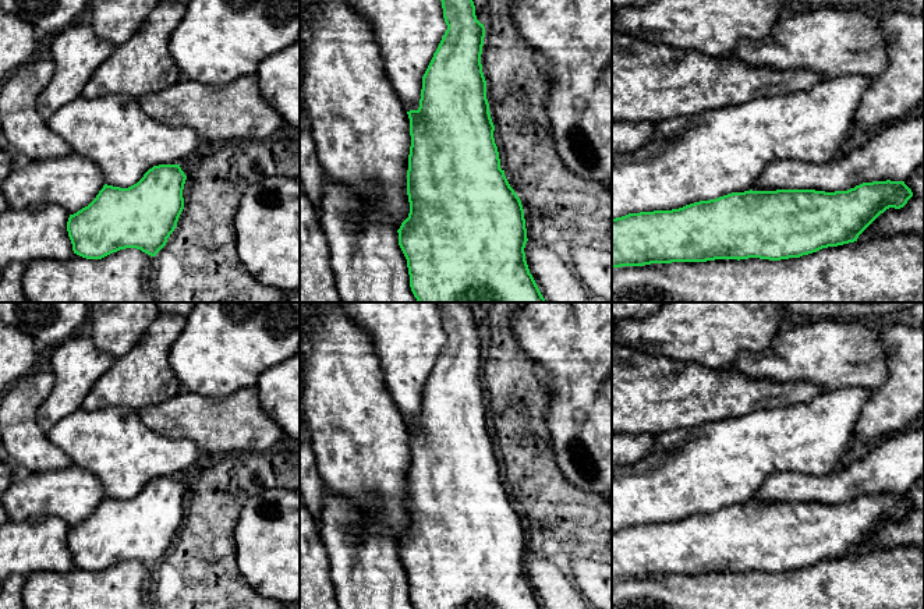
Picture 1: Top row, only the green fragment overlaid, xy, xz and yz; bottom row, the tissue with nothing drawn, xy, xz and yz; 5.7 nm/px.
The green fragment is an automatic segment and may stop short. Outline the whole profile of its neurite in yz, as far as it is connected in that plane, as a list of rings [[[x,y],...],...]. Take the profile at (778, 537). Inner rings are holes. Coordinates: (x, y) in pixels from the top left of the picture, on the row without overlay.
[[[904,493],[863,495],[847,503],[776,502],[732,504],[672,523],[629,525],[612,531],[612,580],[672,574],[760,570],[780,573],[800,570],[822,560],[857,553],[858,548],[886,521],[903,520],[913,509]]]

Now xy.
[[[159,477],[128,500],[105,496],[88,518],[68,530],[67,544],[74,566],[86,571],[102,571],[120,562],[137,560],[156,569],[177,539],[184,521],[185,492],[180,477]]]

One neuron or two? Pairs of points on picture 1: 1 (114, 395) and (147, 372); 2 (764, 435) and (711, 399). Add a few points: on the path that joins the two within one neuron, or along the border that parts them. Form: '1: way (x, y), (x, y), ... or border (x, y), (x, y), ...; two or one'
1: way (123, 386), (138, 379); one
2: border (770, 409), (758, 409), (742, 415), (705, 422); two

